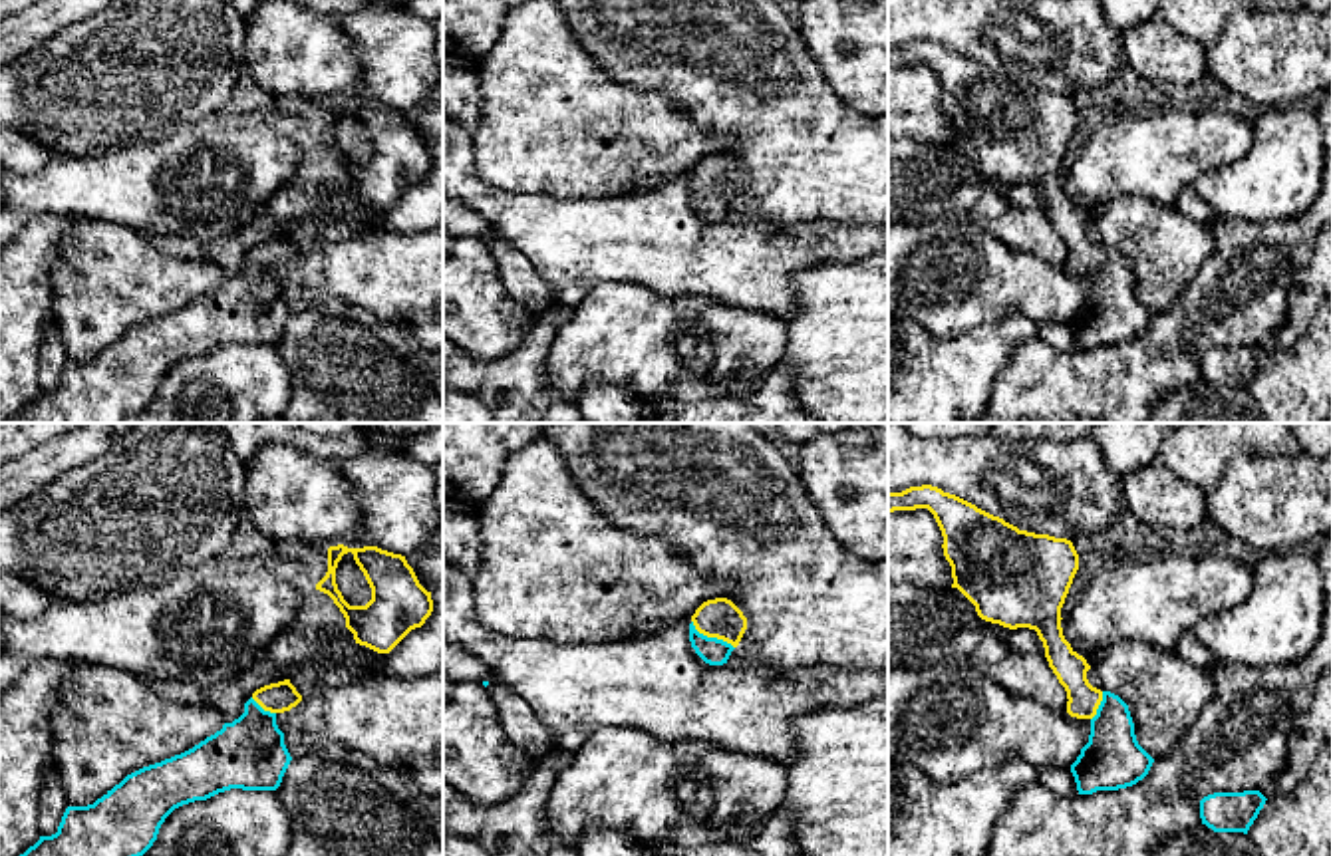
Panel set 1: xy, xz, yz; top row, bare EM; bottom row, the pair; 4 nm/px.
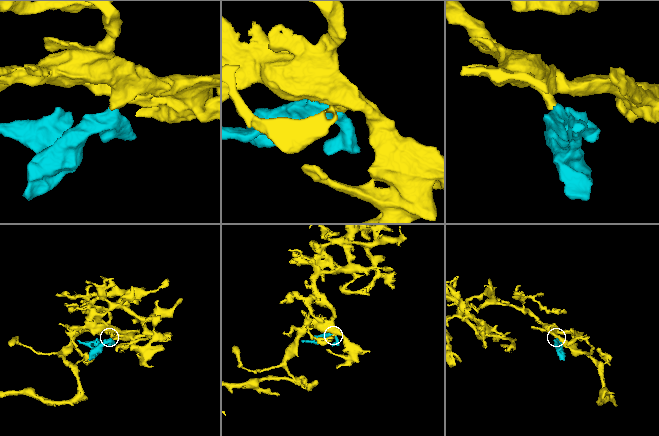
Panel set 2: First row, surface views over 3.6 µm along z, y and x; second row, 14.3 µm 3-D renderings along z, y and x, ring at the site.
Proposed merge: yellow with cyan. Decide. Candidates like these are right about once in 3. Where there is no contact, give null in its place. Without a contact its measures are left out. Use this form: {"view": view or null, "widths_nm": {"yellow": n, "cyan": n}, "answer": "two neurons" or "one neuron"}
{"view": "xz", "widths_nm": {"yellow": 160, "cyan": 110}, "answer": "one neuron"}

